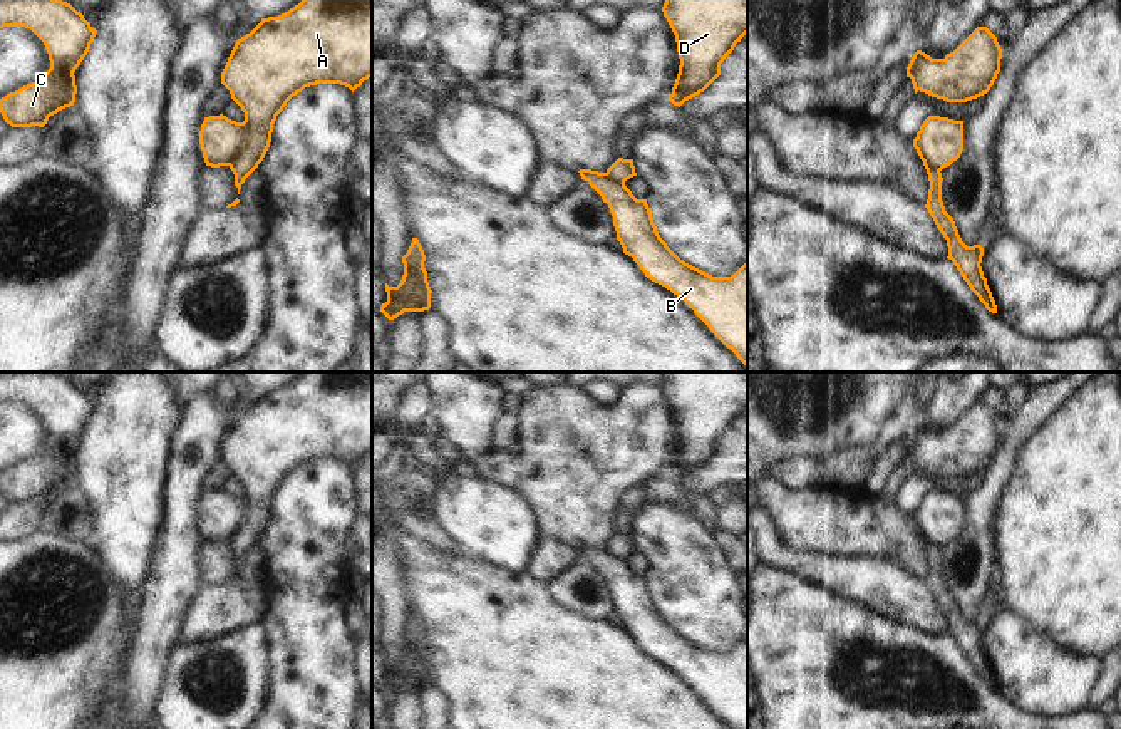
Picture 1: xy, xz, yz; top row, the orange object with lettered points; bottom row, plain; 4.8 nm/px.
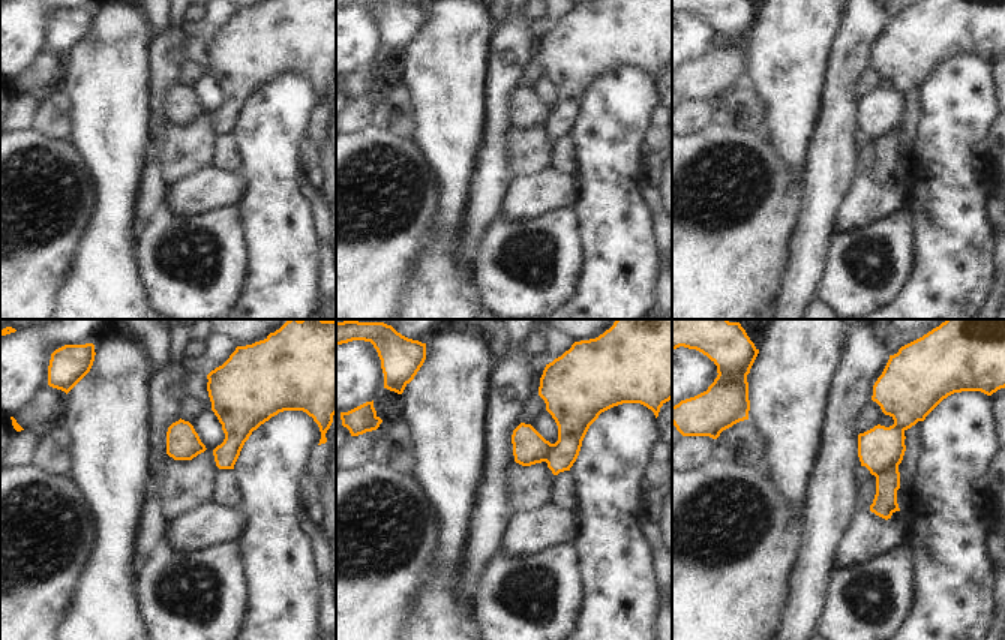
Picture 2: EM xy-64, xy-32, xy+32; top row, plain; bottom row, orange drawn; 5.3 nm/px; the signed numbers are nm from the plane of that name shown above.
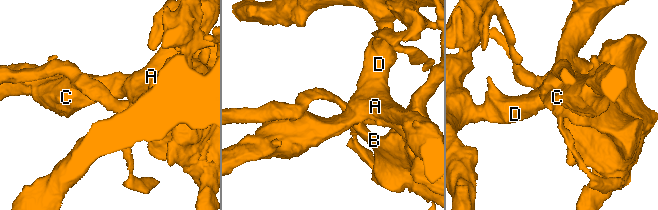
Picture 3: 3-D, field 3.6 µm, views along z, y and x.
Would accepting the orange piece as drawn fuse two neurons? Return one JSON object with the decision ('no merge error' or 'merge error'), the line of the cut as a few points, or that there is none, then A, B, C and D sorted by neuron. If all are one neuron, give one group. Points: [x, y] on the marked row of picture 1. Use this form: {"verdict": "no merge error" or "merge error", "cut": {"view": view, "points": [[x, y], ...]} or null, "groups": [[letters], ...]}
{"verdict": "merge error", "cut": {"view": "xy", "points": [[245, 119], [248, 143], [228, 165]]}, "groups": [["A", "C", "D"], ["B"]]}

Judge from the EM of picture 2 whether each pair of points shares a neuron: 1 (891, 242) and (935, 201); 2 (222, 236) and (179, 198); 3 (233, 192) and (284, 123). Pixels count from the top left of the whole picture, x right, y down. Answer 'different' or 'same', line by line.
1: different
2: different
3: different

